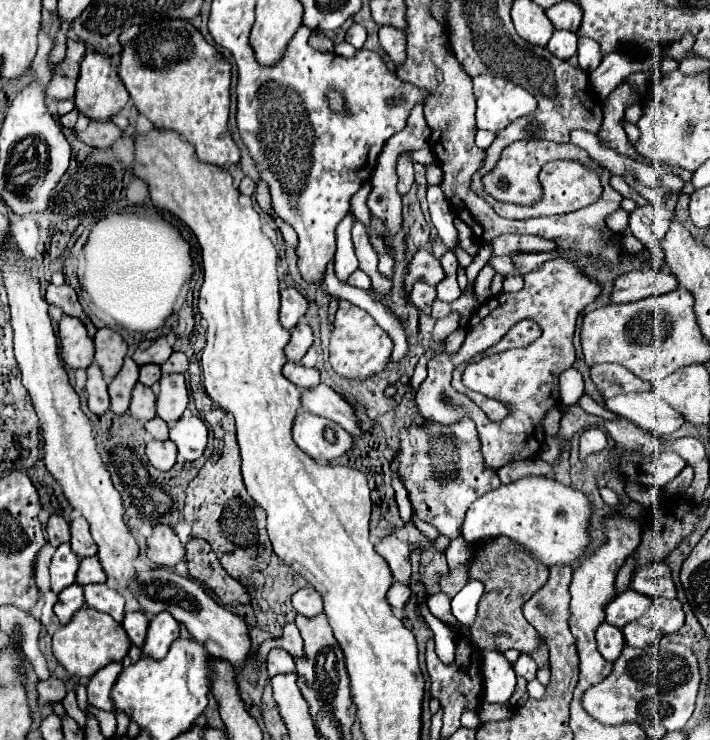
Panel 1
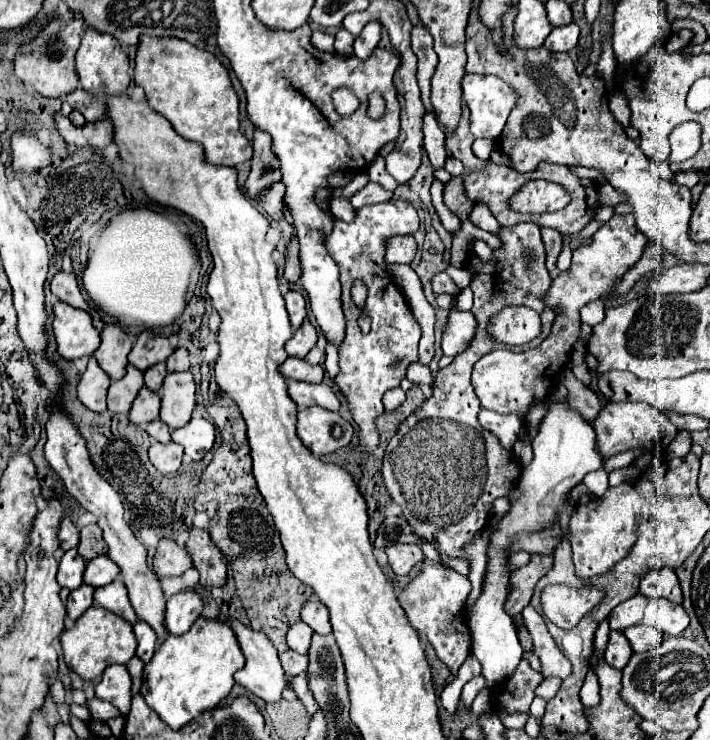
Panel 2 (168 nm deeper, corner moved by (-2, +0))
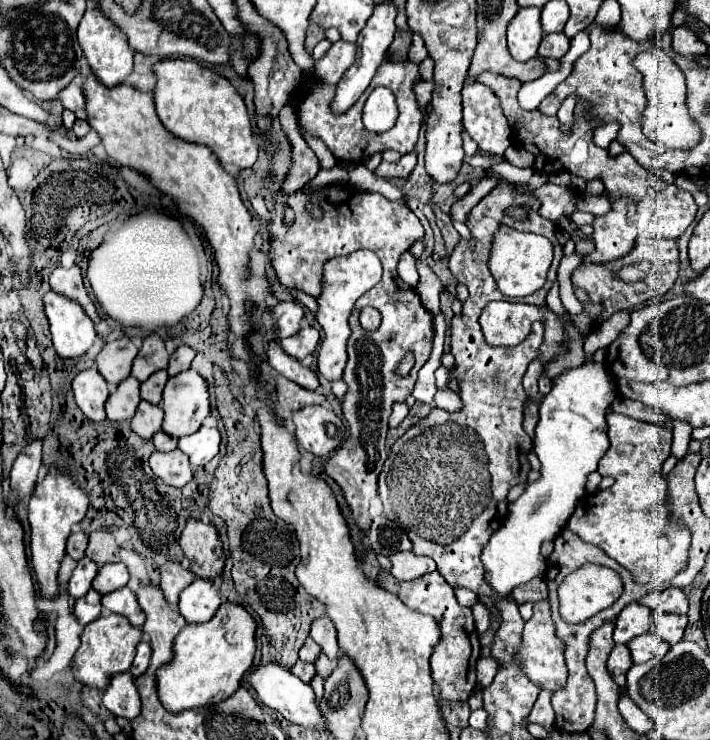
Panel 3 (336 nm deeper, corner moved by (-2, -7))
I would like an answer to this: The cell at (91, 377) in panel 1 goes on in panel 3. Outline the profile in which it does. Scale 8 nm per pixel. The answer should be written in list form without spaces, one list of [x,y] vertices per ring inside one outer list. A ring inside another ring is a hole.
[[[97,368],[79,372],[73,378],[73,392],[77,406],[89,420],[93,422],[105,420],[105,400],[109,396],[109,388]]]

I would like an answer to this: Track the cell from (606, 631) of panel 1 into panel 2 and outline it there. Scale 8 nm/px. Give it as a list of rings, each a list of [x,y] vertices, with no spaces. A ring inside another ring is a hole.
[[[611,631],[607,651],[605,651],[605,661],[615,669],[623,669],[631,655],[633,655],[633,649],[631,649],[627,637],[619,631]]]

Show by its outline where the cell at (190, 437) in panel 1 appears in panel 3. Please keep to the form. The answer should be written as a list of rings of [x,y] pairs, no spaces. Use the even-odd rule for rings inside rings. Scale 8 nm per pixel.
[[[203,424],[195,434],[179,438],[179,448],[189,456],[191,466],[203,466],[219,452],[221,434],[217,426]]]

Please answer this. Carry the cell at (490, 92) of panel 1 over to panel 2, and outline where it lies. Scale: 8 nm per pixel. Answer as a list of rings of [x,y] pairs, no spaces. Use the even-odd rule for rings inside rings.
[[[467,73],[463,101],[469,107],[469,131],[475,137],[497,139],[515,107],[515,91],[495,75]]]

